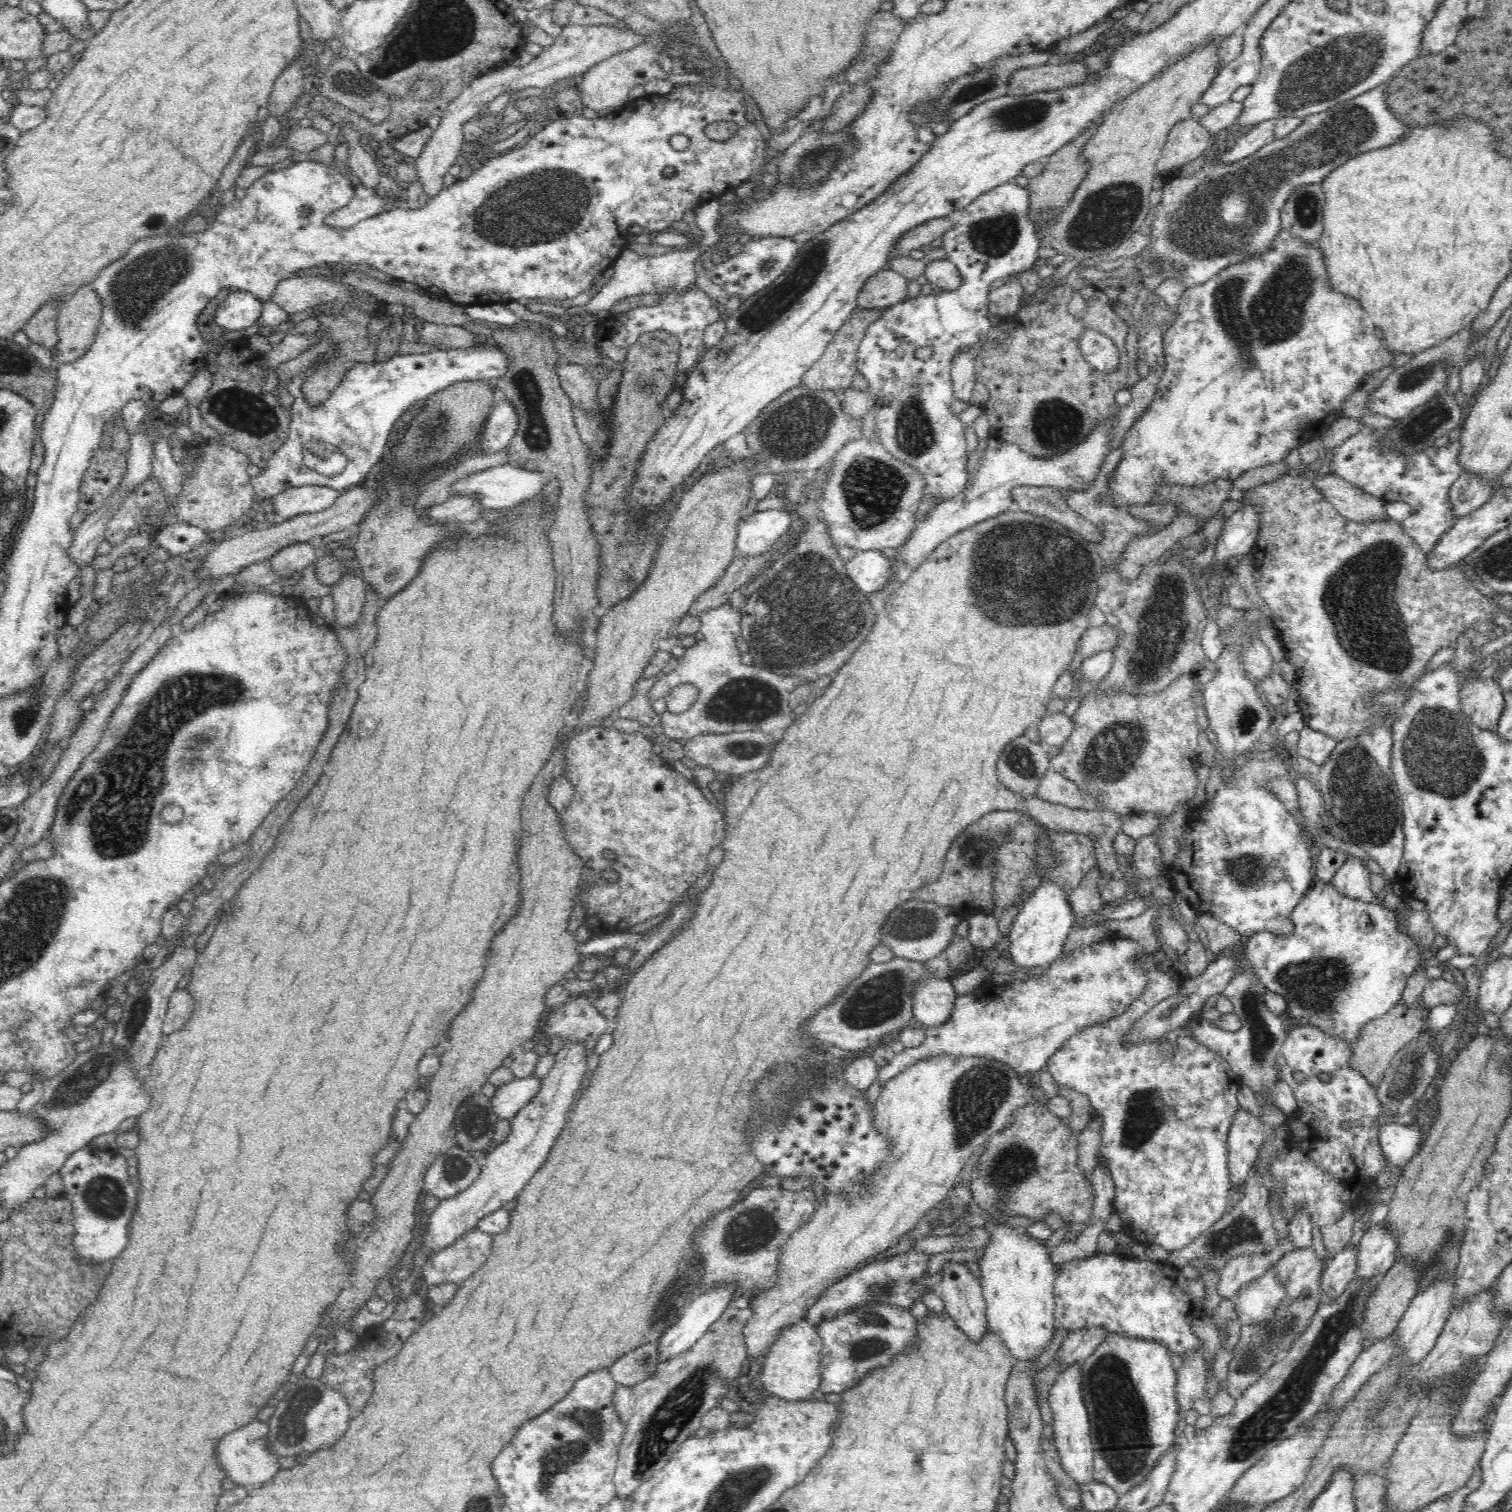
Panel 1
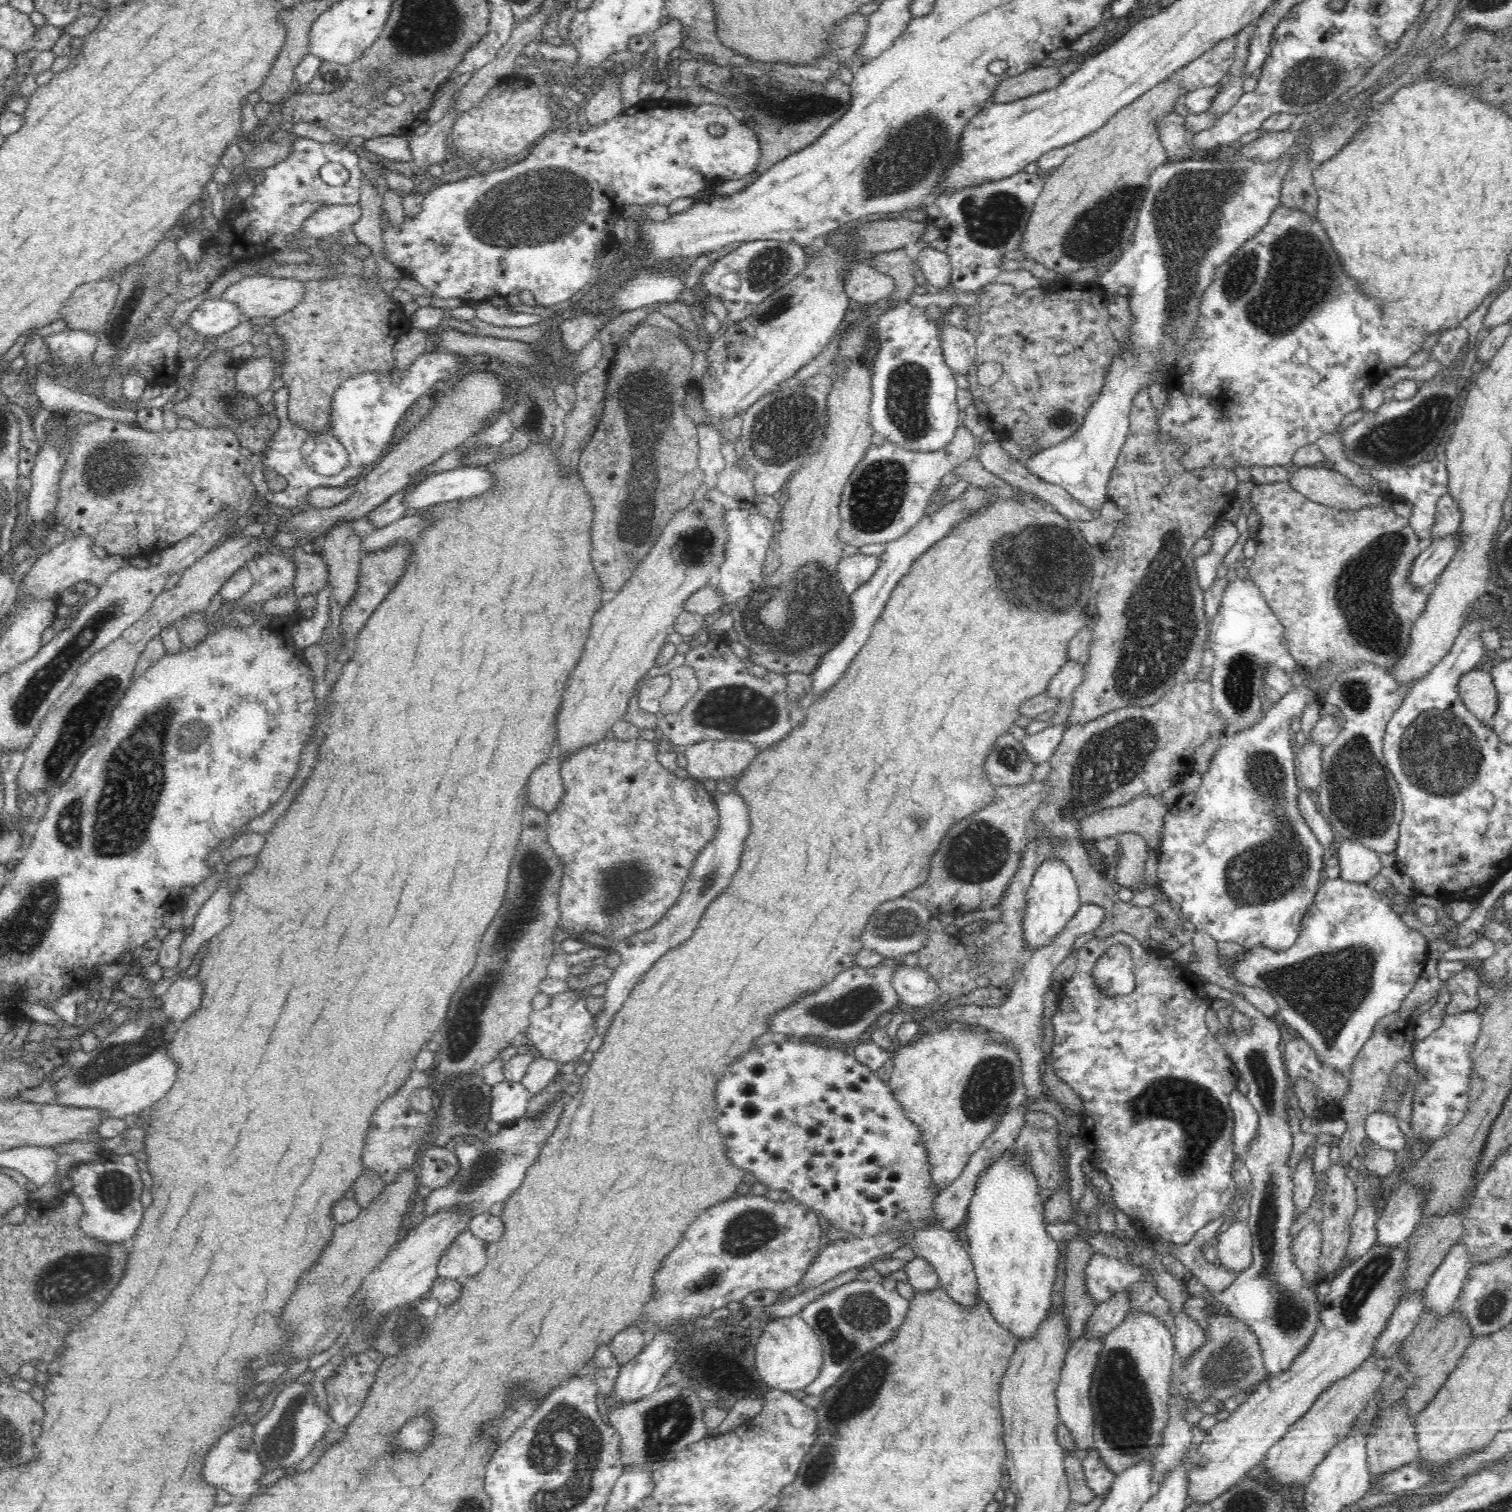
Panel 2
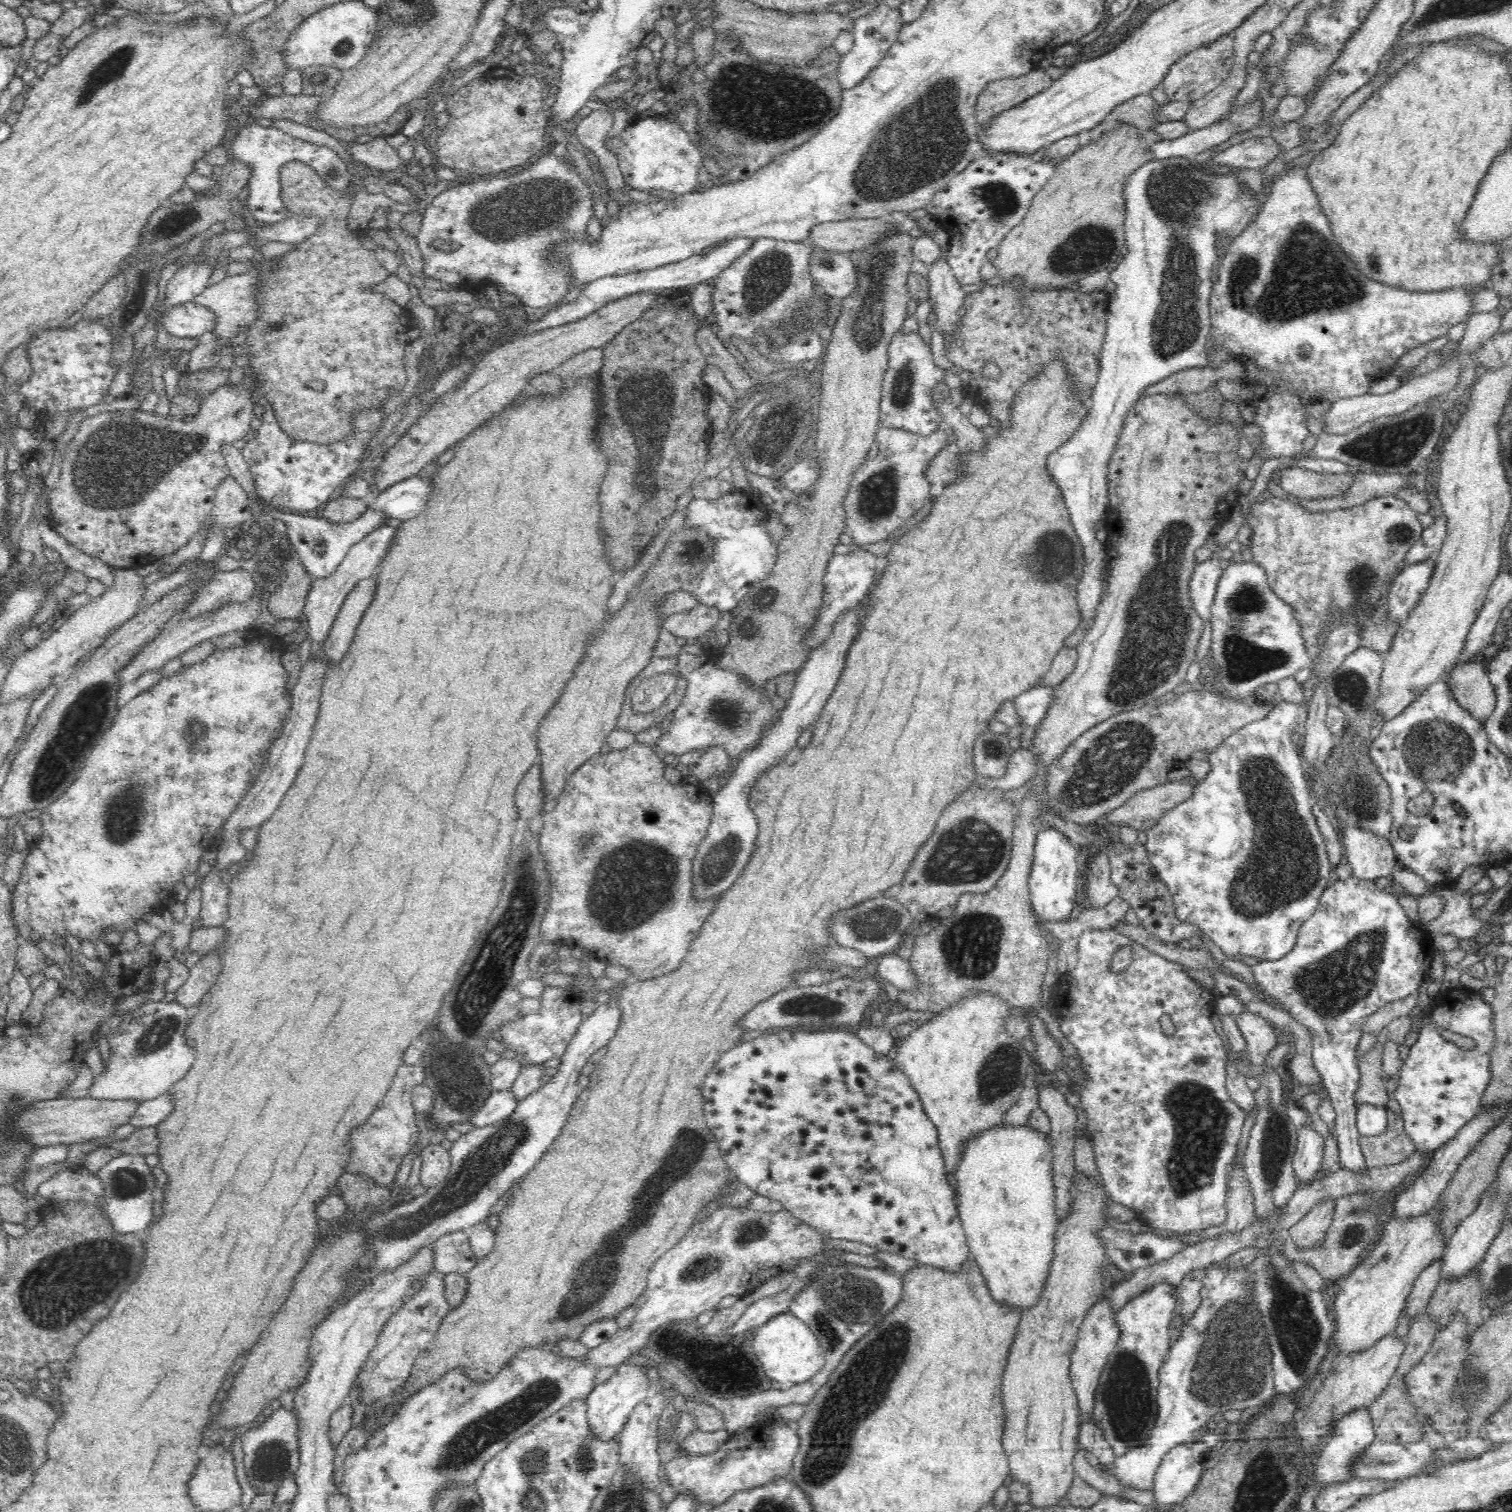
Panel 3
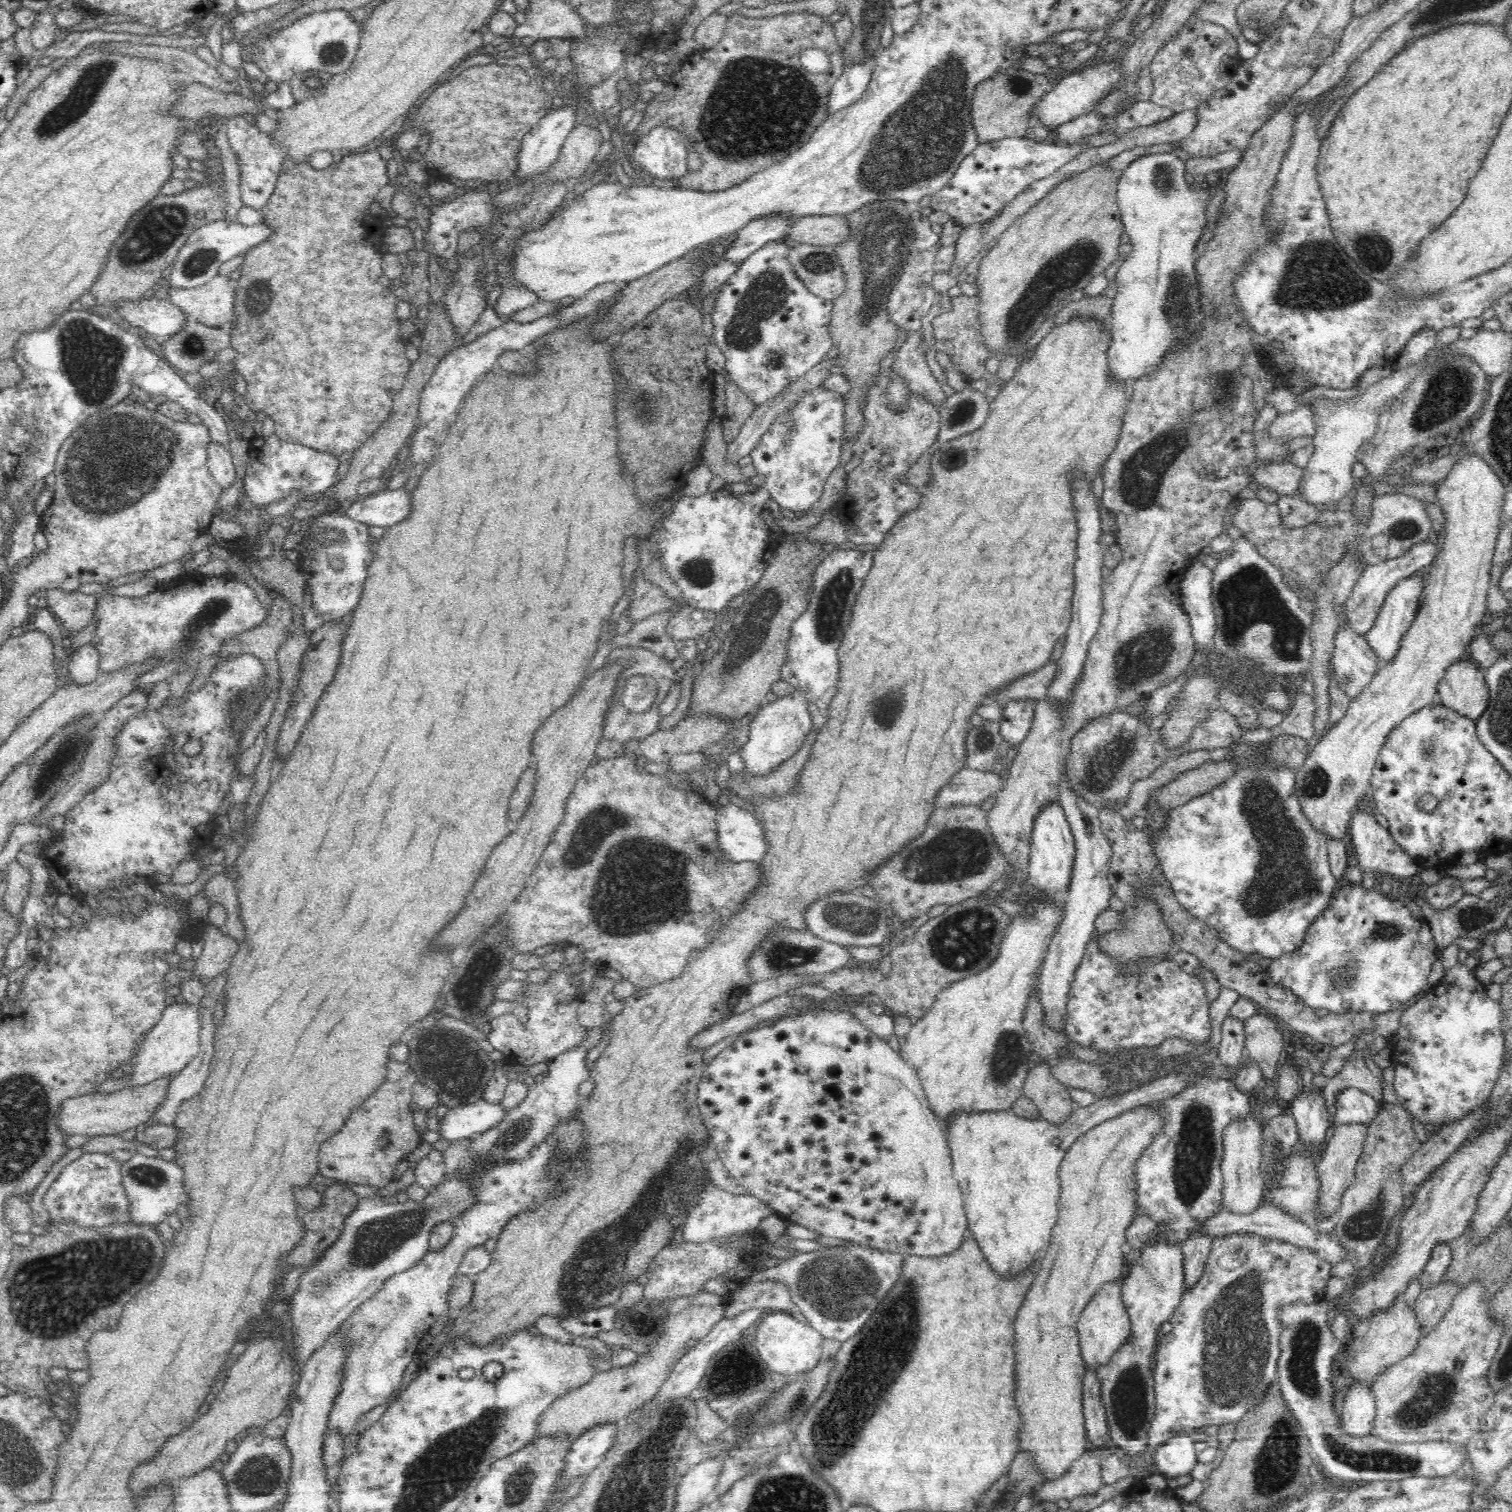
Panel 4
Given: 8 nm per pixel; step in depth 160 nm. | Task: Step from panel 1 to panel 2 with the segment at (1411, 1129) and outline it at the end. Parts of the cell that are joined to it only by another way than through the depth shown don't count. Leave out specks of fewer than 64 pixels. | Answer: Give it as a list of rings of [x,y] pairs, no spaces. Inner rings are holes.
[[[1374,1111],[1365,1121],[1365,1132],[1379,1147],[1392,1151],[1402,1151],[1408,1142],[1406,1136],[1400,1131],[1395,1116]]]

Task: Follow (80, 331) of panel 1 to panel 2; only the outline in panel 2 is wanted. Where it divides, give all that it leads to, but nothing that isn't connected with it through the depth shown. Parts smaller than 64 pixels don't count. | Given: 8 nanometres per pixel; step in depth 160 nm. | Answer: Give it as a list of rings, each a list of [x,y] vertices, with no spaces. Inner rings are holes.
[[[104,279],[98,282],[86,283],[74,290],[69,302],[62,308],[62,319],[67,327],[65,330],[84,330],[98,334],[100,329],[108,322],[110,313],[114,308],[119,292],[119,284],[112,279]]]

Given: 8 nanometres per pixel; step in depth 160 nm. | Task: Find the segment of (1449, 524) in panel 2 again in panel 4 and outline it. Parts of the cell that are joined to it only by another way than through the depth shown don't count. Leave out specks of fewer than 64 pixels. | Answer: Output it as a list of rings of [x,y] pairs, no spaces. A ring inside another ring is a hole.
[[[1426,540],[1426,542],[1414,544],[1406,554],[1398,558],[1388,559],[1375,565],[1366,566],[1364,572],[1358,577],[1352,594],[1350,594],[1350,598],[1348,598],[1344,604],[1346,615],[1348,615],[1348,622],[1346,622],[1348,623],[1348,627],[1352,628],[1353,632],[1364,637],[1366,632],[1374,626],[1388,592],[1390,592],[1400,580],[1412,576],[1412,574],[1415,574],[1418,570],[1430,568],[1437,554],[1438,549],[1436,544]]]

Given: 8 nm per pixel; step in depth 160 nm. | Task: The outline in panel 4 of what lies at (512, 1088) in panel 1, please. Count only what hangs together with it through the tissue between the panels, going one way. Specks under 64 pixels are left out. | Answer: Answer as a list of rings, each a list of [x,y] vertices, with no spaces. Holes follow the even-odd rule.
[[[484,1099],[470,1104],[450,1107],[446,1116],[439,1121],[439,1134],[446,1140],[460,1140],[478,1136],[490,1130],[507,1115],[500,1103],[490,1104]]]

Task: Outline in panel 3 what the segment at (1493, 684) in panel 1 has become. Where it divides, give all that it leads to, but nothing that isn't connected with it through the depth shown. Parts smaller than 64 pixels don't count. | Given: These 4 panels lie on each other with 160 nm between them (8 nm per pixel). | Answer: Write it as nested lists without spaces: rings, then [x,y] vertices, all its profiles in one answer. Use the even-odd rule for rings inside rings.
[[[1470,660],[1456,663],[1447,674],[1447,685],[1460,706],[1484,722],[1495,709],[1496,693],[1486,667]]]

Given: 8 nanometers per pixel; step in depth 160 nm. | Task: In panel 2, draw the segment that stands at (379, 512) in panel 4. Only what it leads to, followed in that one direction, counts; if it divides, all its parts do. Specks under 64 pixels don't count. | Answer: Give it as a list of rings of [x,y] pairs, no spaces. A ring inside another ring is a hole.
[[[476,466],[458,467],[449,471],[426,475],[419,481],[407,486],[404,505],[412,510],[454,500],[466,500],[480,496],[494,488],[492,476]]]

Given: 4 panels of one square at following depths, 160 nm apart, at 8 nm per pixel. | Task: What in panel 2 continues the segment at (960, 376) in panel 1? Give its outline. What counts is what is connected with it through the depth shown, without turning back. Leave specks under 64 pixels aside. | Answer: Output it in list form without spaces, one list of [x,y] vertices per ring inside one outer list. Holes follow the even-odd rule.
[[[942,324],[941,347],[944,351],[945,364],[956,374],[968,377],[970,366],[976,358],[975,336],[966,329],[954,325]]]

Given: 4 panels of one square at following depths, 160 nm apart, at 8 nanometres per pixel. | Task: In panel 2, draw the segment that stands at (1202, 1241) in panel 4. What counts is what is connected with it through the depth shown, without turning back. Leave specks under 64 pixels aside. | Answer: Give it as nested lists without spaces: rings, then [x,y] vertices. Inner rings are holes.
[[[1181,1311],[1176,1318],[1177,1330],[1174,1332],[1175,1353],[1183,1359],[1194,1356],[1194,1352],[1204,1346],[1206,1336],[1203,1329],[1186,1312]]]

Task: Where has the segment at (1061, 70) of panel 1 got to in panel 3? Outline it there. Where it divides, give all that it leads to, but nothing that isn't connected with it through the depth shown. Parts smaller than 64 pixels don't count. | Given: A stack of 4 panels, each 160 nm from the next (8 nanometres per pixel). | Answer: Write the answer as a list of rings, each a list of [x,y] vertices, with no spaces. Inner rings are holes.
[[[1034,68],[1028,74],[1019,77],[1001,78],[989,82],[979,94],[975,108],[979,127],[986,128],[994,116],[1040,94],[1050,88],[1054,81],[1044,68]]]

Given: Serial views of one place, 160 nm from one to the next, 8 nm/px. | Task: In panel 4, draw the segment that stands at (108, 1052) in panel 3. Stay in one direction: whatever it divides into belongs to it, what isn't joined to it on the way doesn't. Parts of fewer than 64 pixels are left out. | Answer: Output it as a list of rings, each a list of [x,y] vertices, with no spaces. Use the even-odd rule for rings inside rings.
[[[170,1000],[162,1018],[152,1030],[148,1030],[138,1054],[134,1054],[133,1072],[126,1087],[144,1086],[162,1077],[174,1078],[200,1052],[201,1028],[199,1007],[196,1004],[186,1001],[178,1004]]]

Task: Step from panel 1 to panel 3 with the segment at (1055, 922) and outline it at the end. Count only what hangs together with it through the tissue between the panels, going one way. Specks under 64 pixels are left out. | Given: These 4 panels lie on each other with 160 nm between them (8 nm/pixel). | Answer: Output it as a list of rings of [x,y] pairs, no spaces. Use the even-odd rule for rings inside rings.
[[[1054,827],[1040,830],[1034,848],[1034,862],[1029,879],[1031,907],[1040,921],[1060,922],[1072,918],[1078,911],[1076,900],[1079,850],[1066,835]]]

